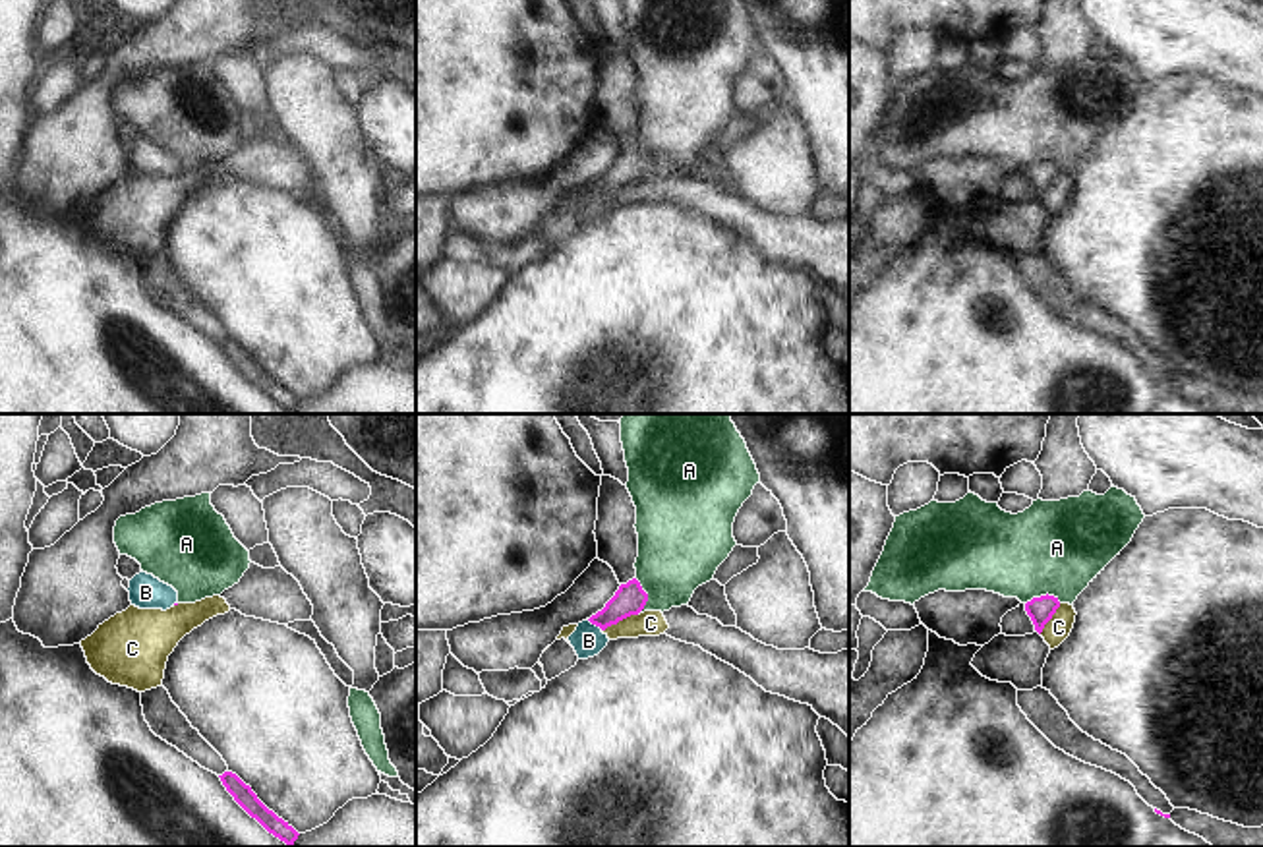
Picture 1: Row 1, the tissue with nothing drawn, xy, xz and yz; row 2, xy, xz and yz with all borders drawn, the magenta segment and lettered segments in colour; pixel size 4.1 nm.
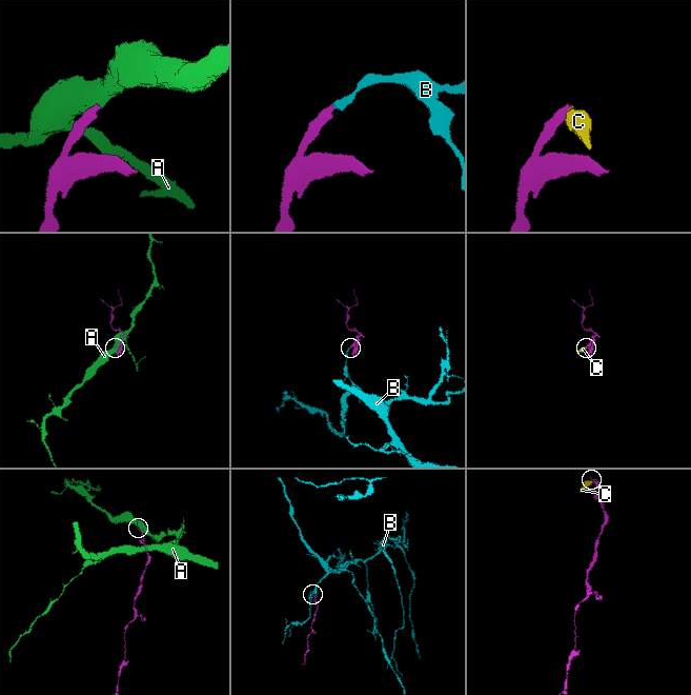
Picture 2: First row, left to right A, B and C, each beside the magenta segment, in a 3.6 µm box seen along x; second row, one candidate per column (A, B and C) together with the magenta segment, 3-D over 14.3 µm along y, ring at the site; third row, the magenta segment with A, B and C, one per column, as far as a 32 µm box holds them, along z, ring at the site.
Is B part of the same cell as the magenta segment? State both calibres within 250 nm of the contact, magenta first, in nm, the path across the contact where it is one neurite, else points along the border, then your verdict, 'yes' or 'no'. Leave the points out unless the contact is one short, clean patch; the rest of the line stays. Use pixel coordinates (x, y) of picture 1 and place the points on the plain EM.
130/140 nm | across xz (629, 167), (594, 190), (588, 198), (588, 207) | yes

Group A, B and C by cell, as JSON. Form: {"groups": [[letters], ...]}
{"groups": [["A"], ["B"], ["C"]]}

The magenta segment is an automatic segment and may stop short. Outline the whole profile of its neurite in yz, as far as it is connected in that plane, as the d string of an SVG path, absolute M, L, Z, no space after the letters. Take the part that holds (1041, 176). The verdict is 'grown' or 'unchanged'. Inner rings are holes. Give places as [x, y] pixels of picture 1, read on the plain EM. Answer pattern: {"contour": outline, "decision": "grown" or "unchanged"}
{"contour": "M1048 161L1033 164L1031 168L1025 170L1025 178L1031 184L1035 197L1039 201L1043 199L1044 191L1052 186L1058 174L1060 174L1058 164Z", "decision": "unchanged"}

